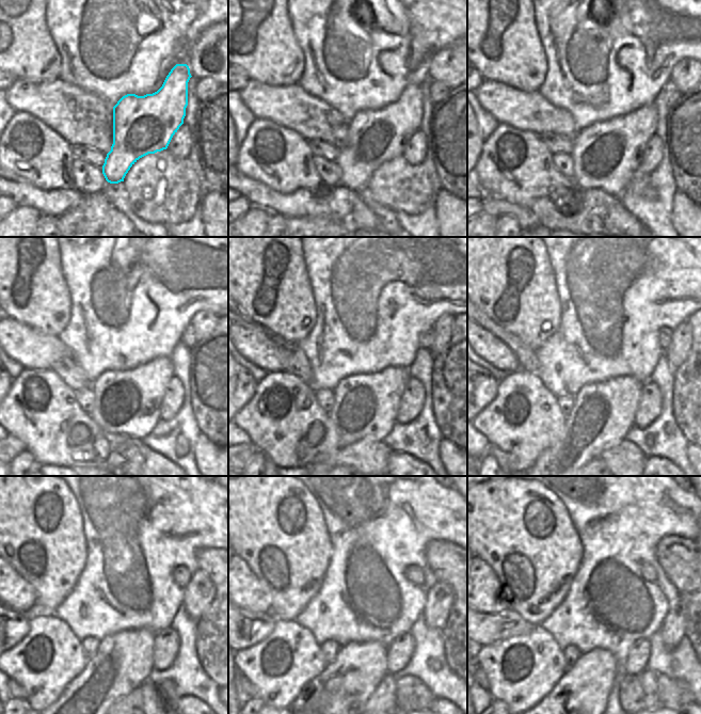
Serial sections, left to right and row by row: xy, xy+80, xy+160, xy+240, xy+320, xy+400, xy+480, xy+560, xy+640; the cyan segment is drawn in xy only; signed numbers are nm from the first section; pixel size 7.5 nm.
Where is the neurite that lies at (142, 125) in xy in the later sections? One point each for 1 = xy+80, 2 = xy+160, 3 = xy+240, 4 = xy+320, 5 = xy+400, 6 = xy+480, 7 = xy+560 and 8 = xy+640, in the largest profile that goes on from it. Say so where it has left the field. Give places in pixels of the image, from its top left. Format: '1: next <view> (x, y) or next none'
1: next xy+80 (375, 136)
2: next xy+160 (606, 155)
3: next xy+240 (128, 402)
4: next xy+320 (366, 405)
5: next xy+400 (603, 413)
6: next xy+480 (123, 662)
7: next xy+560 (338, 693)
8: next xy+640 (583, 692)

